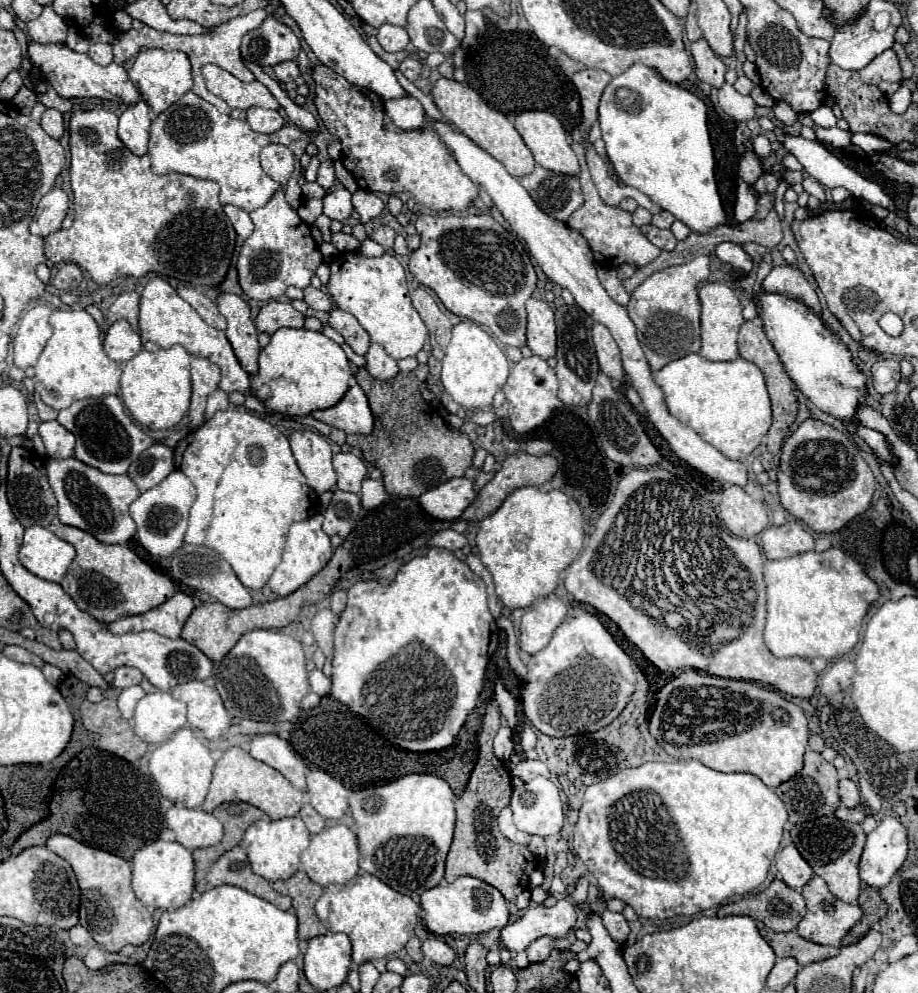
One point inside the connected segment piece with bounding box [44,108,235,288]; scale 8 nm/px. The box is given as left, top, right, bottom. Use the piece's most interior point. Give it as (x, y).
(128, 221)

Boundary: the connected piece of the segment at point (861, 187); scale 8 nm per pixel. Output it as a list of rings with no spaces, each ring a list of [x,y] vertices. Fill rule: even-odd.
[[[775,128],[775,134],[777,134],[779,142],[783,142],[783,146],[787,148],[787,152],[791,152],[791,154],[803,164],[803,168],[805,168],[815,180],[819,180],[823,186],[827,186],[827,188],[843,186],[843,188],[847,188],[849,192],[853,192],[853,196],[857,196],[857,198],[863,198],[863,200],[867,200],[867,202],[871,202],[871,204],[879,204],[879,206],[883,206],[883,208],[887,208],[887,210],[893,210],[891,198],[881,190],[879,184],[875,184],[875,182],[863,178],[861,174],[857,174],[853,168],[849,168],[847,164],[843,164],[837,156],[833,156],[833,154],[831,154],[823,144],[819,144],[817,140],[811,142],[811,140],[801,138],[801,136],[789,136],[789,134],[783,132],[783,128]]]

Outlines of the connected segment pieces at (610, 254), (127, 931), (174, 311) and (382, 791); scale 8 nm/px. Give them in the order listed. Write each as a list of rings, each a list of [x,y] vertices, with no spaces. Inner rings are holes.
[[[573,142],[571,146],[573,146],[573,150],[575,150],[577,158],[579,158],[579,164],[581,164],[581,190],[583,190],[585,202],[583,202],[583,206],[581,206],[579,210],[575,210],[575,212],[569,216],[567,226],[571,226],[573,230],[581,232],[581,236],[589,242],[589,246],[591,246],[597,262],[601,262],[599,266],[615,268],[615,266],[621,266],[621,264],[629,262],[629,264],[635,264],[635,266],[641,268],[641,266],[653,262],[653,260],[659,256],[661,250],[659,250],[657,246],[653,246],[653,244],[647,240],[647,236],[639,230],[639,226],[635,226],[635,224],[631,222],[631,212],[623,210],[621,206],[605,206],[605,202],[601,202],[601,198],[599,198],[599,194],[597,194],[597,190],[595,190],[595,186],[593,186],[593,182],[591,182],[589,170],[587,170],[587,162],[585,162],[585,152],[587,152],[587,150],[585,150],[585,146],[579,144],[579,142]],[[611,220],[617,220],[619,224],[615,224],[615,226],[609,228],[609,222],[611,222]],[[625,220],[629,220],[629,222],[625,222]],[[611,260],[613,260],[613,262],[621,262],[621,264],[605,264],[605,262],[611,262]]]
[[[65,834],[51,836],[47,840],[47,848],[71,864],[81,888],[79,924],[91,932],[97,944],[101,944],[107,952],[119,952],[125,944],[141,946],[147,942],[153,930],[153,920],[149,908],[135,896],[131,888],[129,862],[111,852],[85,846]]]
[[[151,278],[141,292],[141,312],[139,312],[139,334],[143,340],[155,342],[161,348],[171,348],[173,344],[181,344],[189,354],[207,358],[221,368],[221,382],[219,388],[223,392],[239,390],[243,394],[251,394],[249,390],[249,374],[235,358],[231,342],[227,340],[225,332],[215,330],[213,326],[205,324],[201,316],[195,312],[191,304],[187,304],[177,290],[163,278]]]
[[[407,774],[391,784],[353,792],[349,806],[357,826],[361,870],[407,896],[419,896],[439,886],[453,840],[453,802],[455,794],[449,784],[433,774]]]

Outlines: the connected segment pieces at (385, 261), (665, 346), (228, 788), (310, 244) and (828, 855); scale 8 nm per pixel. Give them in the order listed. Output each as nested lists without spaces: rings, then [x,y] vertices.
[[[359,252],[337,254],[331,262],[331,280],[327,284],[327,292],[331,294],[333,302],[341,310],[353,314],[369,332],[371,340],[381,344],[395,360],[415,356],[425,346],[429,332],[411,304],[405,270],[395,256],[383,254],[379,258],[367,258]]]
[[[701,254],[695,260],[681,264],[681,266],[669,266],[667,270],[655,272],[649,276],[641,286],[635,288],[631,294],[631,302],[627,306],[629,318],[633,320],[637,328],[639,344],[645,352],[645,358],[651,366],[651,370],[659,370],[671,360],[683,358],[691,352],[699,352],[701,348],[701,336],[699,336],[699,314],[701,314],[701,302],[699,302],[699,282],[705,282],[709,278],[709,256]]]
[[[235,746],[235,748],[229,748],[215,764],[213,782],[211,782],[209,794],[201,808],[205,812],[213,812],[213,808],[217,808],[223,802],[247,802],[247,804],[253,804],[259,810],[267,812],[271,820],[279,820],[279,818],[287,818],[287,816],[297,816],[305,802],[305,794],[301,790],[297,790],[275,768],[255,760],[249,752]]]
[[[273,196],[263,208],[251,212],[255,224],[253,234],[243,242],[243,250],[237,260],[239,284],[243,292],[253,300],[277,300],[289,286],[309,286],[317,266],[321,264],[321,252],[311,236],[311,230],[297,212],[287,204],[285,196]]]
[[[835,816],[831,818],[817,818],[807,824],[799,824],[791,828],[791,838],[797,850],[801,850],[801,856],[813,866],[813,872],[821,876],[831,894],[837,896],[843,902],[855,904],[859,898],[861,878],[859,878],[859,858],[865,846],[865,832],[859,824],[853,822],[841,822]]]

